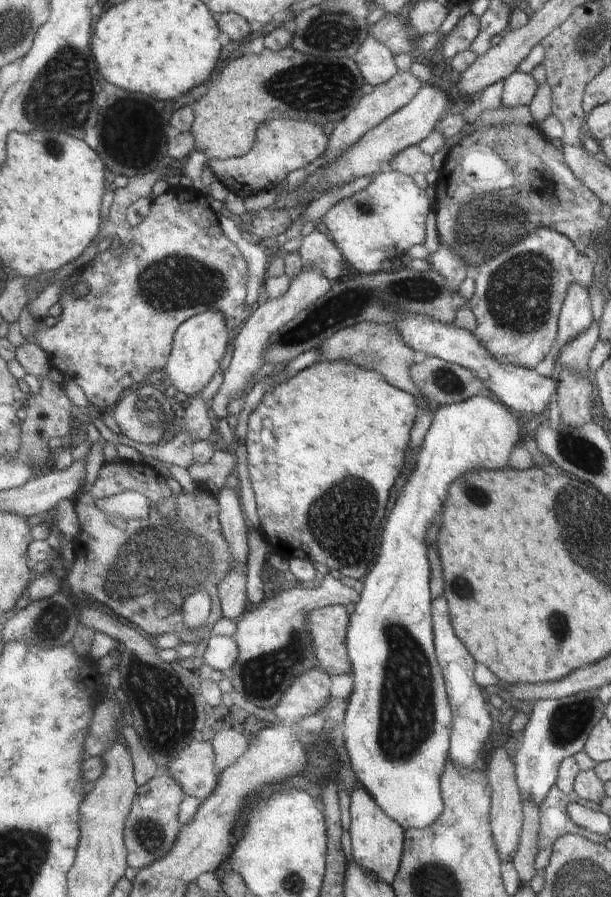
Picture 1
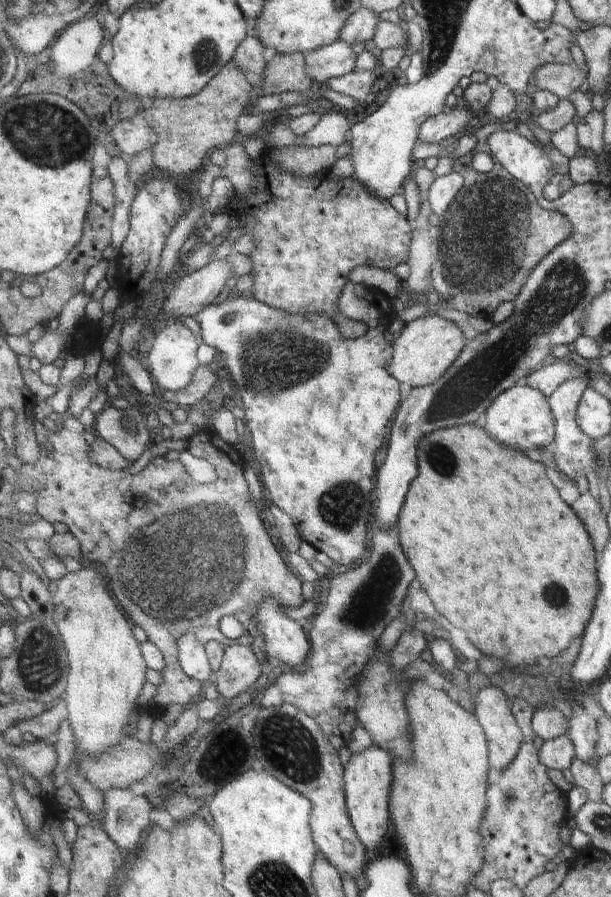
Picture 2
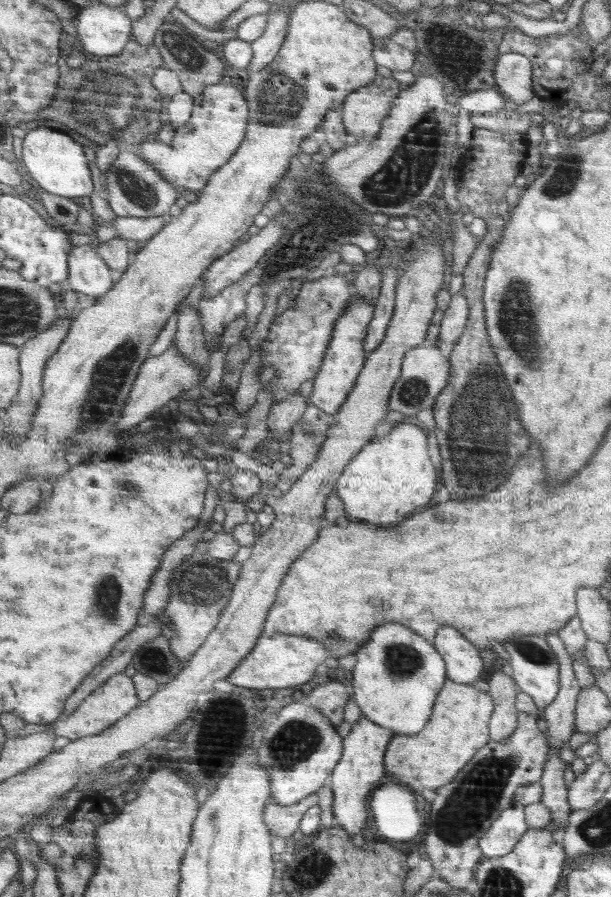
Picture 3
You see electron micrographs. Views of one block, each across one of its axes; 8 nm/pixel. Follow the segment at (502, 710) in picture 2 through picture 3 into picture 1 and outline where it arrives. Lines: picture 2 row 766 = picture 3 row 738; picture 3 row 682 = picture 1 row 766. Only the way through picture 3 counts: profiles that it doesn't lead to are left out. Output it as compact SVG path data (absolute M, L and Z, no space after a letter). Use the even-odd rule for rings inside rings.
M497 748L492 756L487 756L488 784L493 788L492 794L492 831L498 852L503 861L512 860L517 849L520 831L523 827L523 796L517 785L515 763L505 748Z

